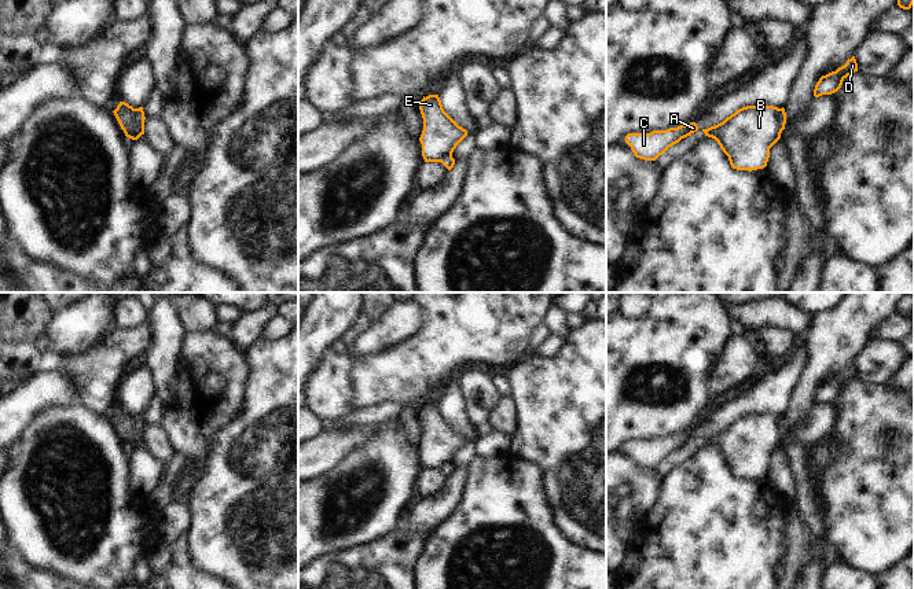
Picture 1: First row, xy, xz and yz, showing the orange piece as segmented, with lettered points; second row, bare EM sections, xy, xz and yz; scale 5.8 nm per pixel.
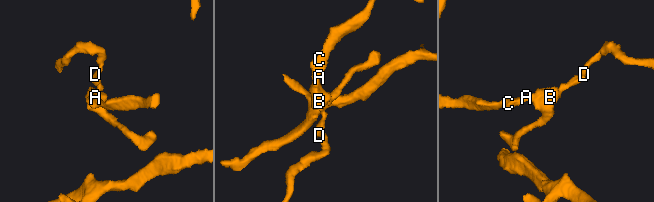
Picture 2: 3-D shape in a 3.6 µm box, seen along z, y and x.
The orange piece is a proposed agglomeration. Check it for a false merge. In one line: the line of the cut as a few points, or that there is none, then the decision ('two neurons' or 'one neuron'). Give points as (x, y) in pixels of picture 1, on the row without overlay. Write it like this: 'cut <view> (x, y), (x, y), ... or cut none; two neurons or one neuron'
cut xy (134, 416), (136, 431), (140, 435); two neurons

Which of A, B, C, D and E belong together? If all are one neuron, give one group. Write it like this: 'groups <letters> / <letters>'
groups A B C E / D

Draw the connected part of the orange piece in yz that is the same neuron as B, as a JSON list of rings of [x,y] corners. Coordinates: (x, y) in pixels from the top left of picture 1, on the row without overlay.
[[[774,413],[742,415],[702,439],[717,449],[733,476],[749,479],[767,474],[770,456],[782,441]]]

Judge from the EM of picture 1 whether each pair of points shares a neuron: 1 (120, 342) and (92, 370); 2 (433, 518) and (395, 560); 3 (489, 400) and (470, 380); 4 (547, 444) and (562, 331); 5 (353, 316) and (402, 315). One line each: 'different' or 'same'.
1: same
2: different
3: same
4: different
5: different

